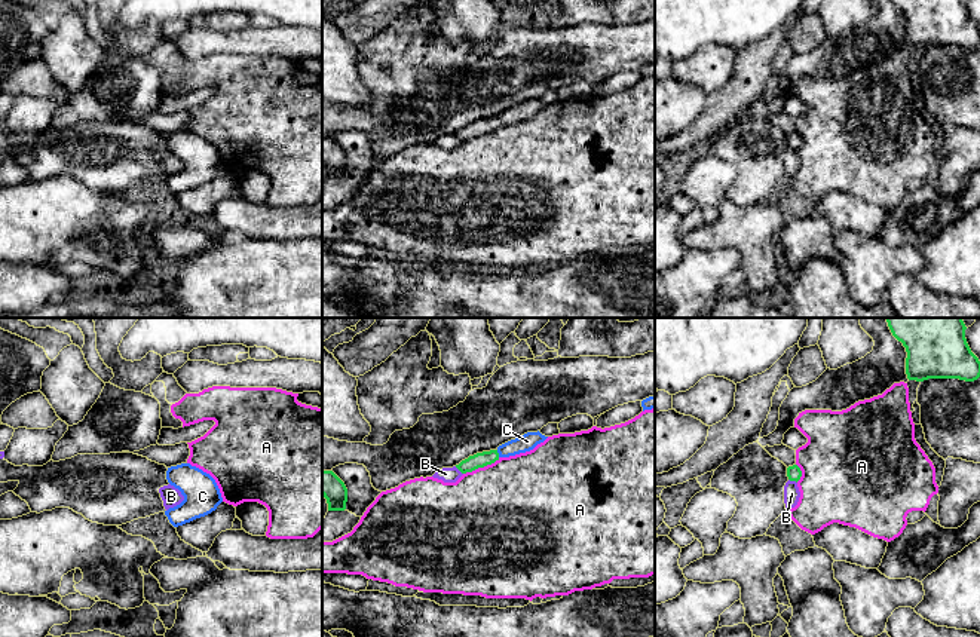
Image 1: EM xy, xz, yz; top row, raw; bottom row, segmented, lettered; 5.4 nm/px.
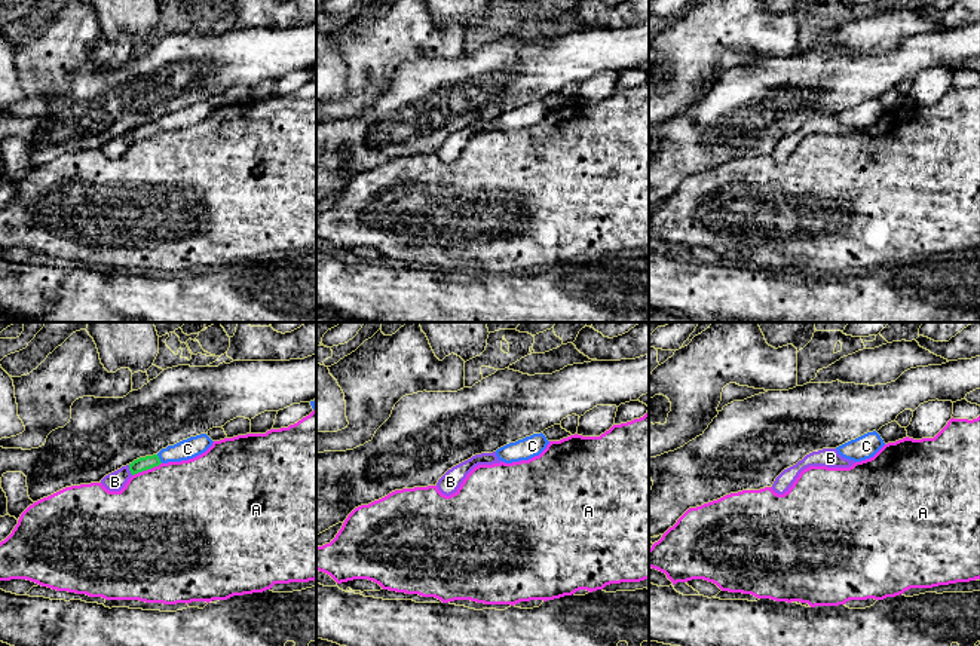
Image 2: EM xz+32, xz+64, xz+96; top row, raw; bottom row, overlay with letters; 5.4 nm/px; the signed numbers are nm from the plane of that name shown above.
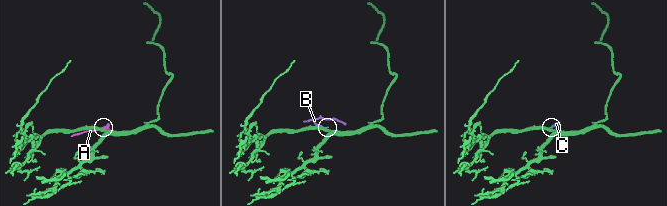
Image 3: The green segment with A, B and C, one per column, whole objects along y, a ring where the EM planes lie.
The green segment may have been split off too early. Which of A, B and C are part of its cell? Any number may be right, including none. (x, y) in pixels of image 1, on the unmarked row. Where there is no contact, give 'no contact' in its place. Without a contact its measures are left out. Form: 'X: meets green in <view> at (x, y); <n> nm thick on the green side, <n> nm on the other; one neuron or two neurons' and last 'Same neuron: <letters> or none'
A: meets green in xz at (481, 134); 80 nm thick on the green side, 500 nm on the other; two neurons
B: meets green in yz at (793, 147); 80 nm thick on the green side, 90 nm on the other; two neurons
C: meets green in xz at (498, 121); 80 nm thick on the green side, 90 nm on the other; one neuron
Same neuron: C

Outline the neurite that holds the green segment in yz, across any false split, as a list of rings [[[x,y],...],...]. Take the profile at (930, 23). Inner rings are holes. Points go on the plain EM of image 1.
[[[892,0],[907,19],[909,48],[980,45],[980,28],[971,19],[965,0]]]

